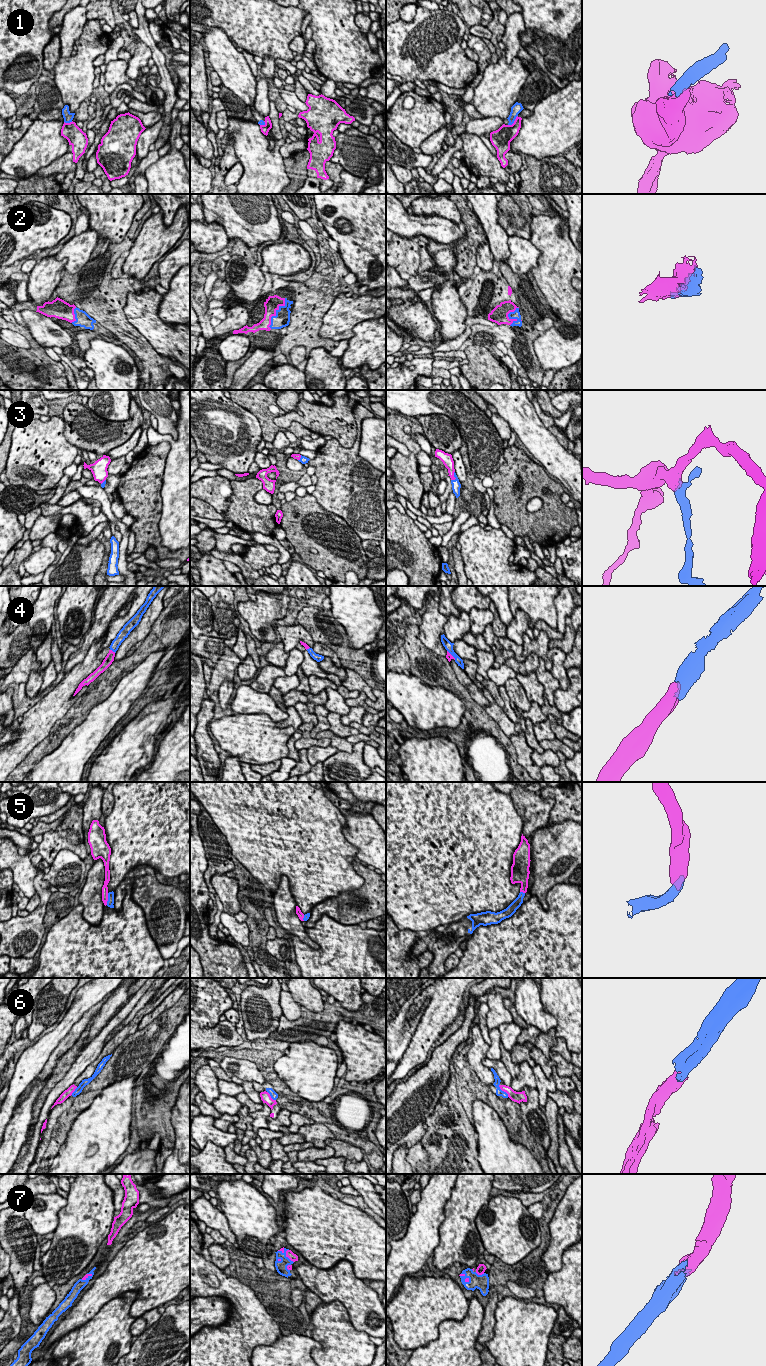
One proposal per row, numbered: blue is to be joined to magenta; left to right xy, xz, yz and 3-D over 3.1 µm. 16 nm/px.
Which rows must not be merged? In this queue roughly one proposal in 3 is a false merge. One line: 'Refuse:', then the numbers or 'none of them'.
Refuse: 1, 6

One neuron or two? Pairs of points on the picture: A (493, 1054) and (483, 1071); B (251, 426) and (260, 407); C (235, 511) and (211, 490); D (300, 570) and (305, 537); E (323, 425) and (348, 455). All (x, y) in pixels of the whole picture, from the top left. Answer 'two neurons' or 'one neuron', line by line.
A: two neurons
B: two neurons
C: two neurons
D: two neurons
E: two neurons

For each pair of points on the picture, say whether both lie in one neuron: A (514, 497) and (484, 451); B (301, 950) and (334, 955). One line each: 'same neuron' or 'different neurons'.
A: different neurons
B: same neuron

